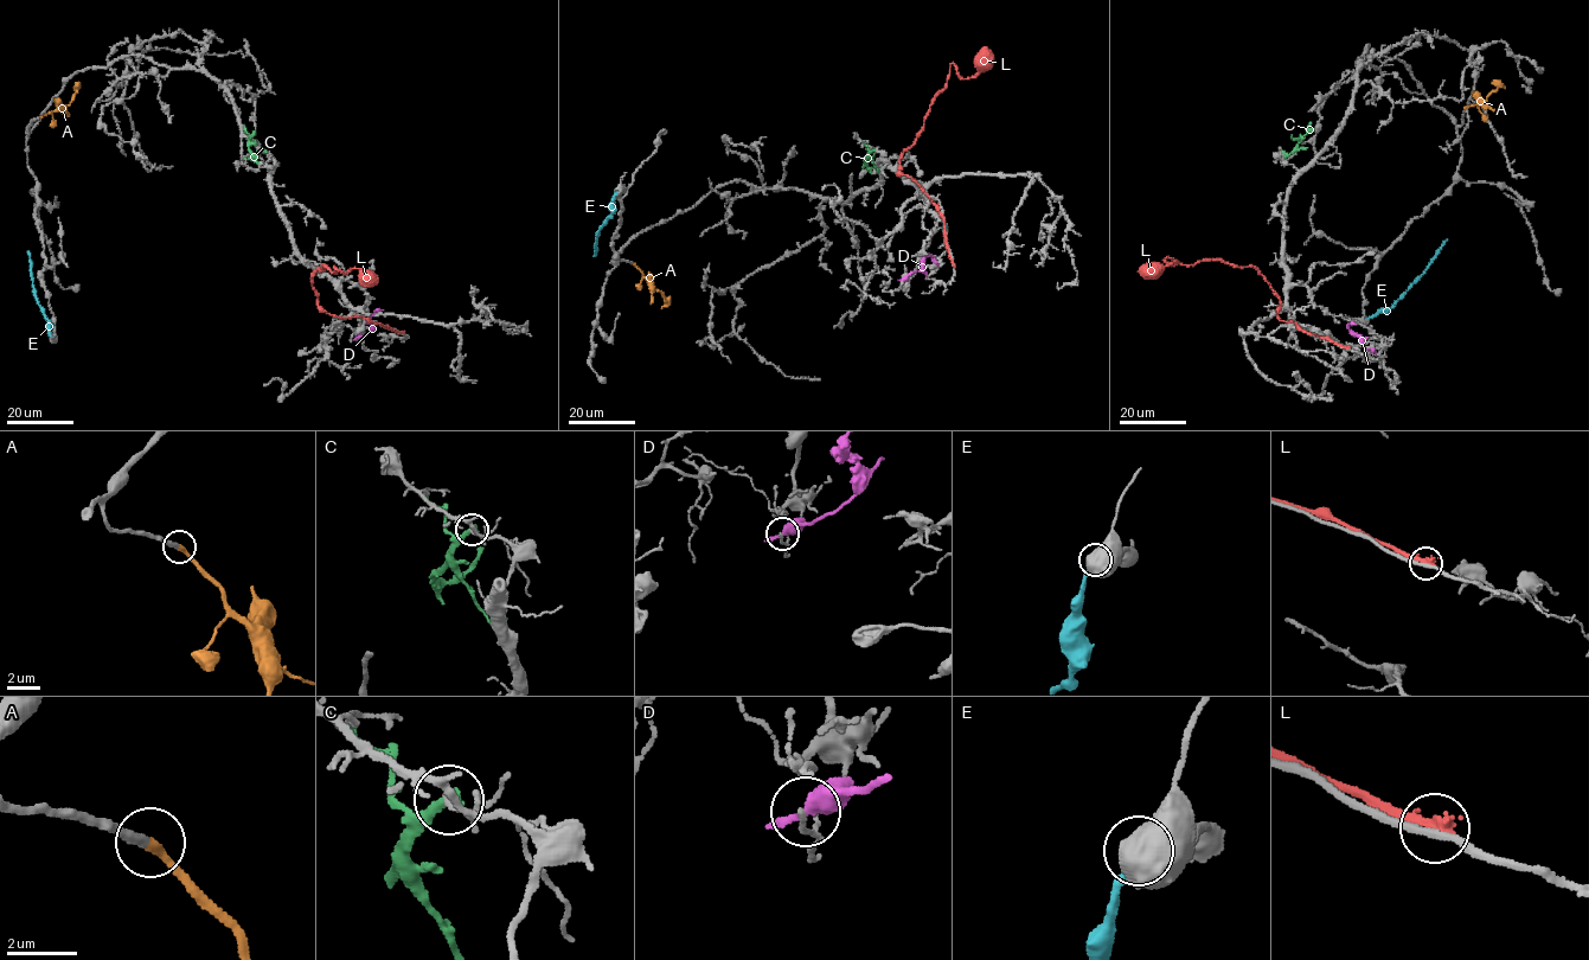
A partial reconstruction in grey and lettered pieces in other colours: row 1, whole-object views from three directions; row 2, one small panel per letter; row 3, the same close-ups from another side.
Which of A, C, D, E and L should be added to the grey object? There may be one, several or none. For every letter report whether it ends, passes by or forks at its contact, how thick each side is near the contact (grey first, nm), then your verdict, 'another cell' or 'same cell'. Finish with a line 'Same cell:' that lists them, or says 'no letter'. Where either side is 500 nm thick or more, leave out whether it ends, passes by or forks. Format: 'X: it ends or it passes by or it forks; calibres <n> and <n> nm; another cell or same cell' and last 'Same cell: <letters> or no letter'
A: it ends; calibres 280 and 280 nm; same cell
C: it ends; calibres 140 and 320 nm; another cell
D: it passes by; calibres 140 and 400 nm; another cell
E: calibres 550 and 240 nm; another cell
L: it ends; calibres 220 and 340 nm; another cell
Same cell: A

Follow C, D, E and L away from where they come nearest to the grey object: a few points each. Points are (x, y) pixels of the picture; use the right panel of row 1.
C: (1285, 157), (1311, 121)
D: (1373, 351), (1363, 347), (1362, 339), (1347, 326), (1356, 324)
E: (1365, 318), (1389, 309), (1447, 240)
L: (1347, 349), (1281, 320), (1279, 296), (1253, 267), (1167, 258), (1176, 261), (1138, 272)

